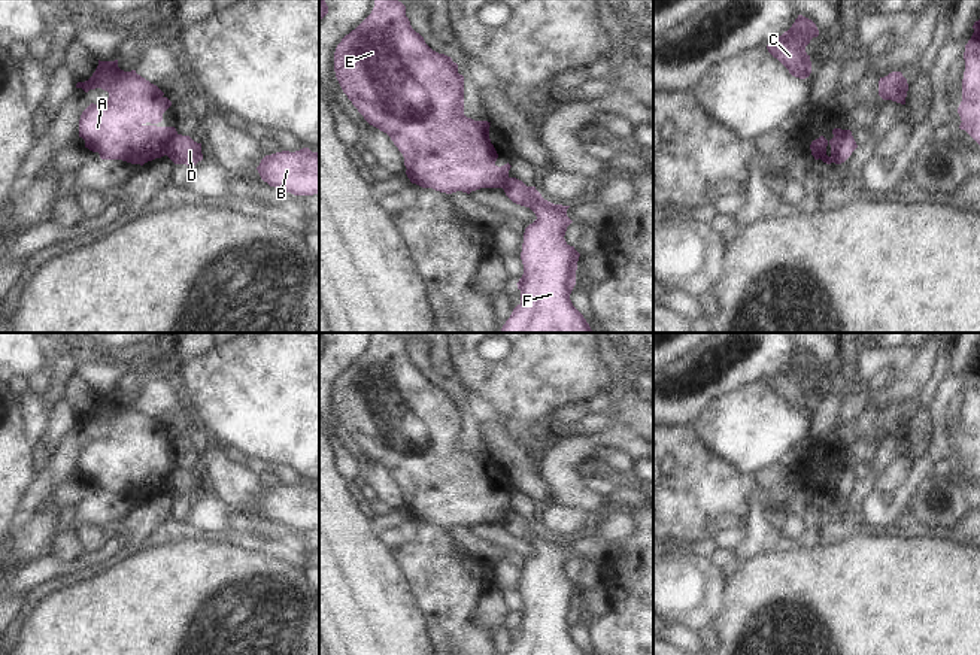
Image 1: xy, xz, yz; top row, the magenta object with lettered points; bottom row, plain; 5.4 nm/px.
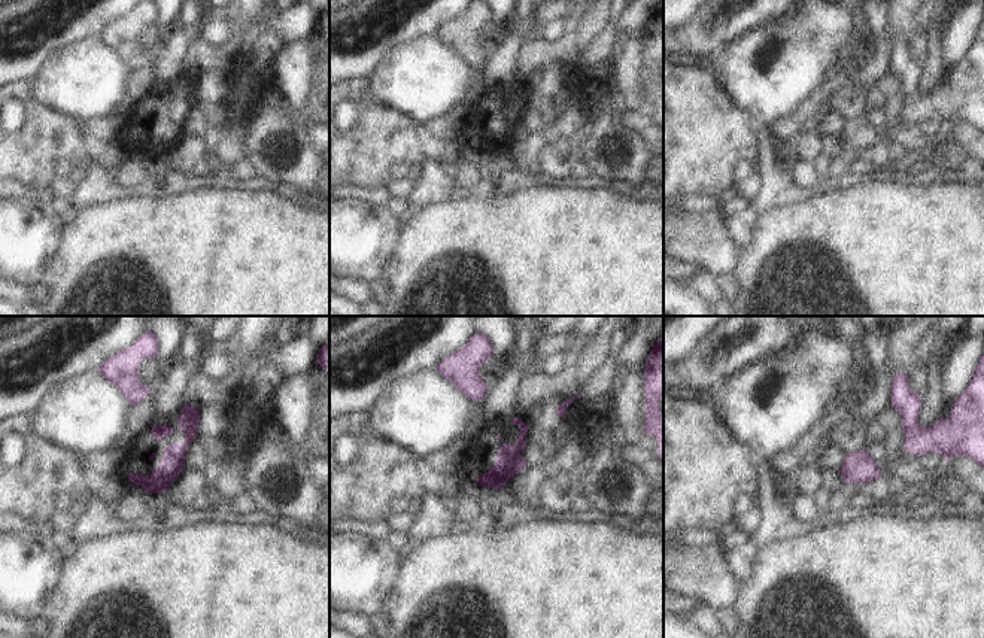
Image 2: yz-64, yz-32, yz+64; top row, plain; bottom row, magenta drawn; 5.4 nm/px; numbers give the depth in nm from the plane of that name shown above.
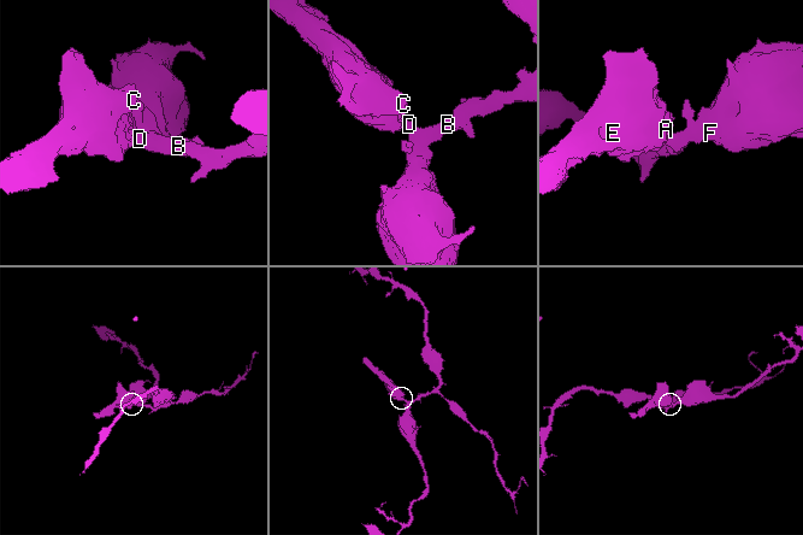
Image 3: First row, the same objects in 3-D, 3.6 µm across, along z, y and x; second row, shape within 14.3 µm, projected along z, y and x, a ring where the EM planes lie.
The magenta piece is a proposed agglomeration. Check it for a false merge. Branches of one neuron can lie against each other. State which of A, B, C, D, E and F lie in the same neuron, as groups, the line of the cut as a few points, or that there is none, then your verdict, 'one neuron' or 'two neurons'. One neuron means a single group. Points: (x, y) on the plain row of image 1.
A C E / B D F; cut in xy along (176, 467), (164, 488); two neurons

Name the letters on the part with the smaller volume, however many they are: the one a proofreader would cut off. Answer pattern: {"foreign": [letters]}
{"foreign": ["A", "C", "E"]}

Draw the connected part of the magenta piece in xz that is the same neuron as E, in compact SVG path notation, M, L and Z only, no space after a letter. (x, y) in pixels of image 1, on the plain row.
M374 333L371 348L337 379L334 406L343 427L364 454L386 467L403 488L406 509L412 518L446 528L507 521L512 500L495 498L498 488L489 473L491 457L464 449L464 410L458 407L458 398L425 377L412 363L406 340L398 333Z

